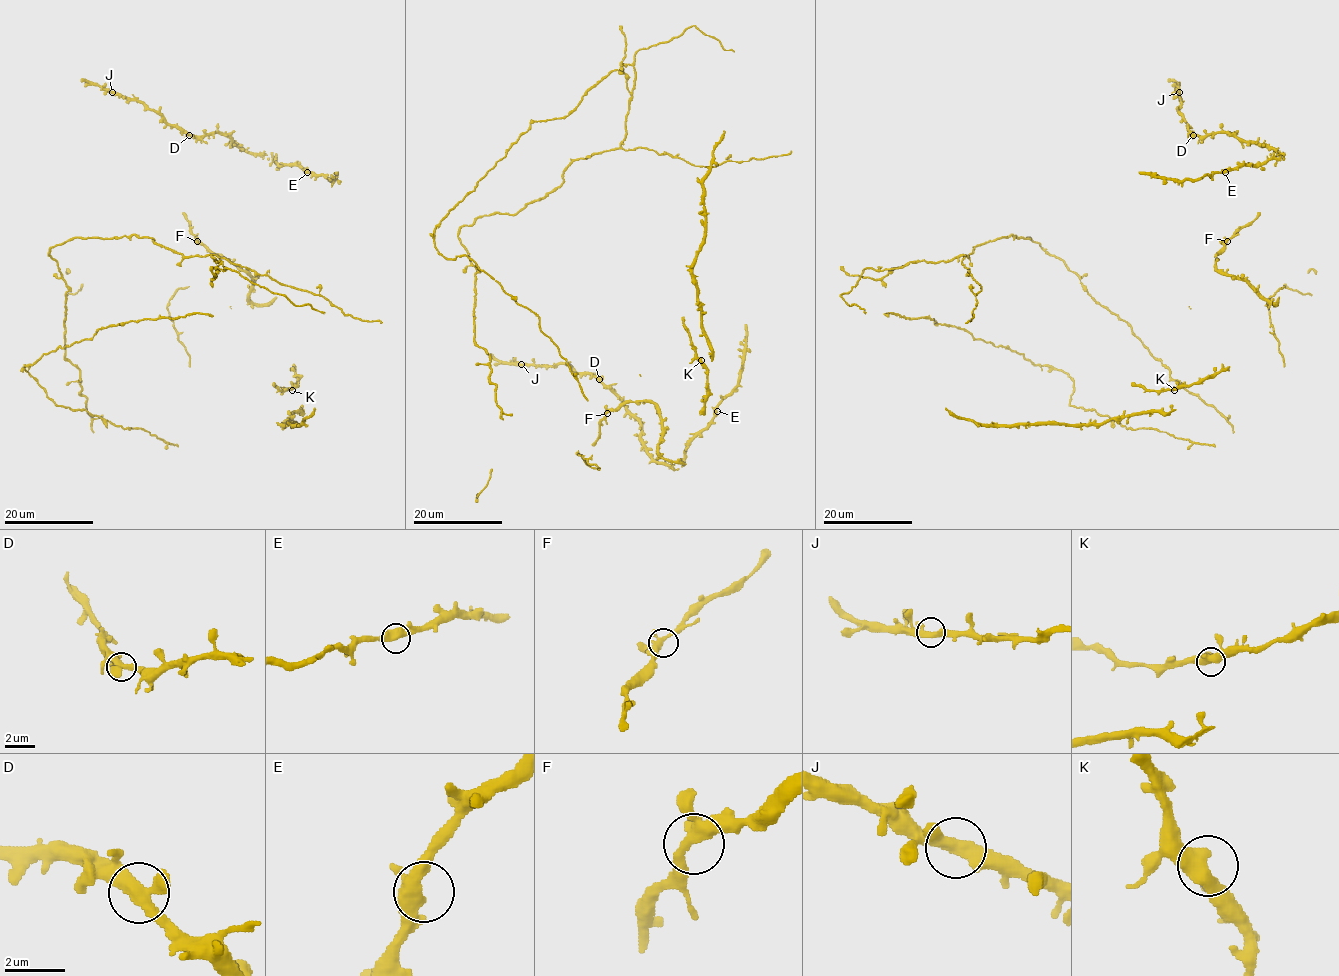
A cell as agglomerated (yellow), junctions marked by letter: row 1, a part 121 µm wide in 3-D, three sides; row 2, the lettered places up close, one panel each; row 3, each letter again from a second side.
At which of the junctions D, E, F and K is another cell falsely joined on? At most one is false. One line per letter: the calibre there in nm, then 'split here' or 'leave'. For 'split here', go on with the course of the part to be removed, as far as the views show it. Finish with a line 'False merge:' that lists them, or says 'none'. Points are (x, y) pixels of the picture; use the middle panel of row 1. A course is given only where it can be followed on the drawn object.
D: 360 nm thick; leave
E: 420 nm thick; leave
F: 340 nm thick; leave
K: 420 nm thick; leave
False merge: none

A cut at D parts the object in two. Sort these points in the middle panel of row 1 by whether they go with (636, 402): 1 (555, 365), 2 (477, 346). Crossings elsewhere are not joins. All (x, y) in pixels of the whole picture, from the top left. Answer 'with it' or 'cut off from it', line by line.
1: cut off from it
2: with it

